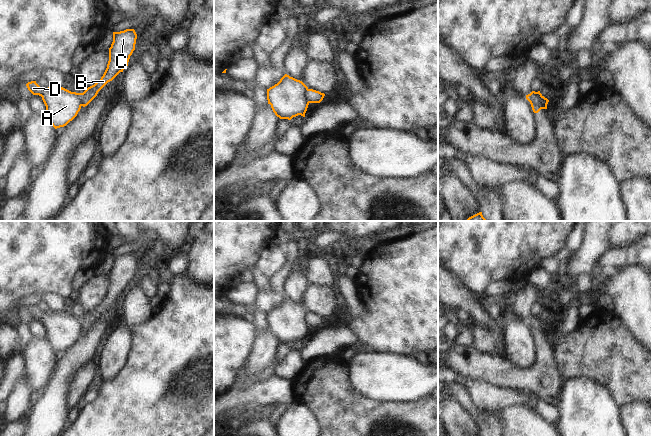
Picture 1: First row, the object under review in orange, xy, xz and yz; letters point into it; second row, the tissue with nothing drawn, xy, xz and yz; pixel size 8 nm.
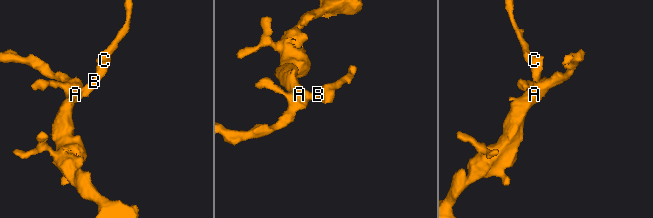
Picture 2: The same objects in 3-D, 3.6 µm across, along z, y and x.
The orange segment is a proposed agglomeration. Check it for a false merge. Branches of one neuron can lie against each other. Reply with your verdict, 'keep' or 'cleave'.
cleave

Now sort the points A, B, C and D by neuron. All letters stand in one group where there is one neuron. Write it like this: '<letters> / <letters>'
A D / B C

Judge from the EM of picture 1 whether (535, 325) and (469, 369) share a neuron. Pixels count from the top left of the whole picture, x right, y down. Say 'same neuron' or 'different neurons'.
same neuron

